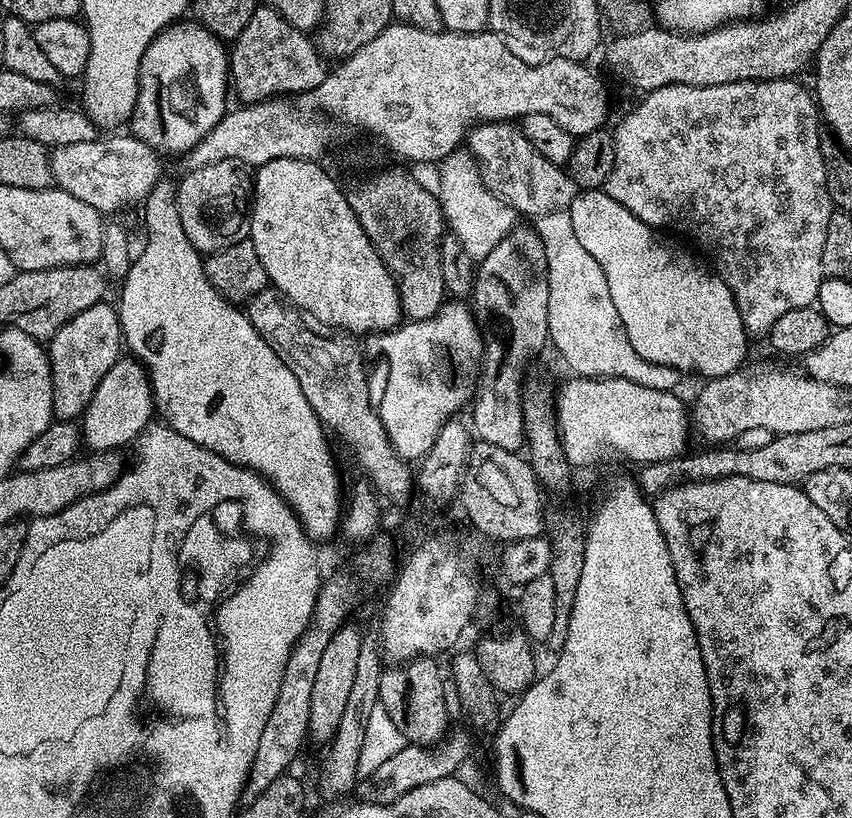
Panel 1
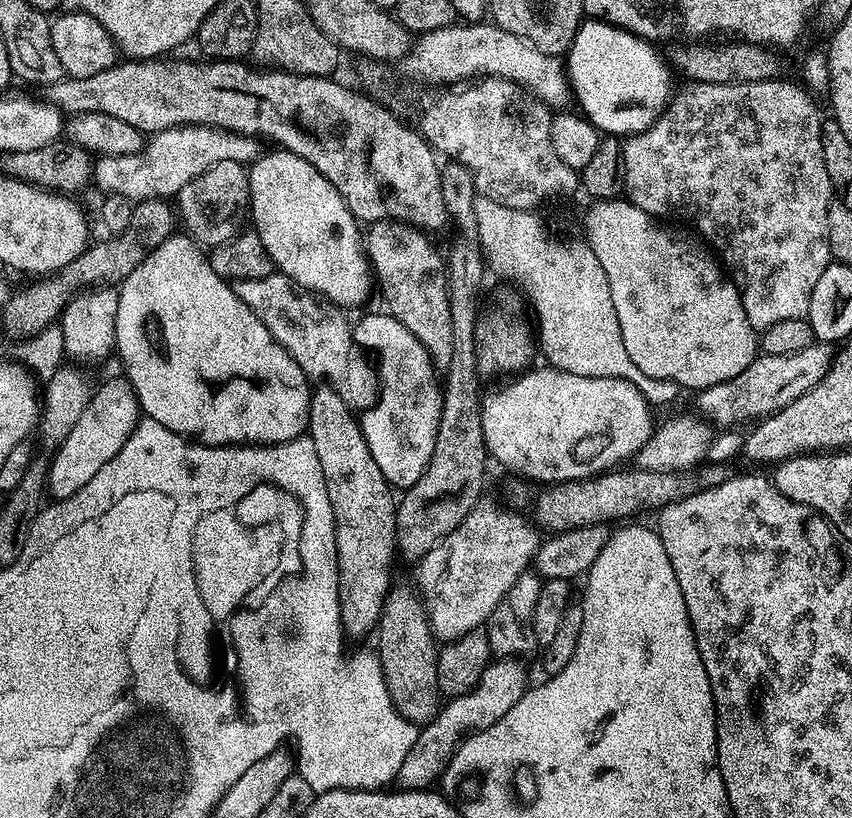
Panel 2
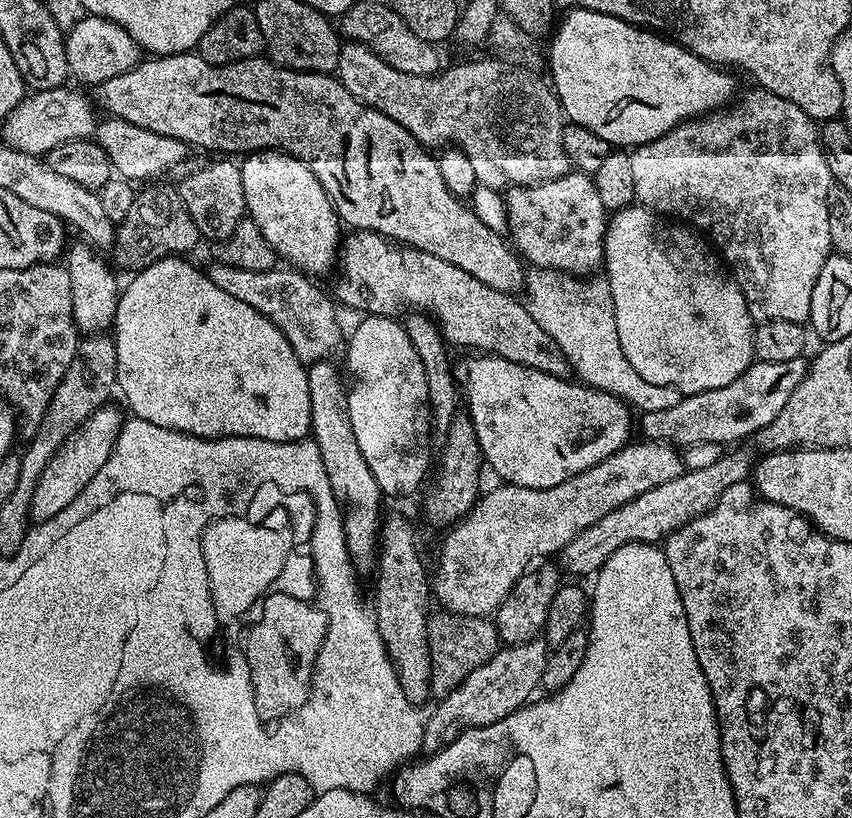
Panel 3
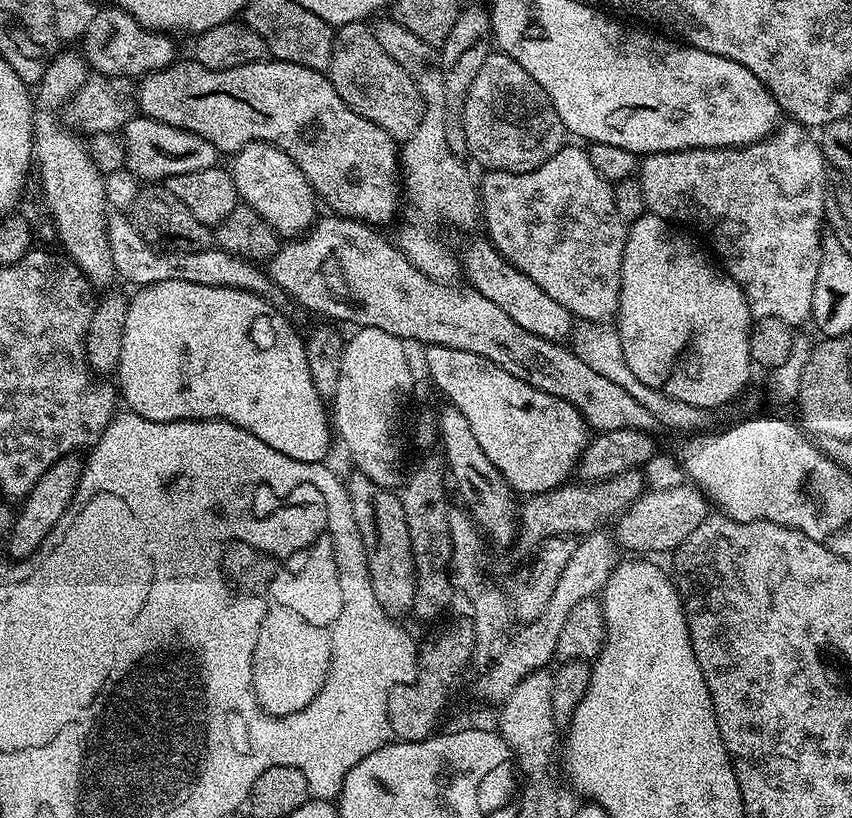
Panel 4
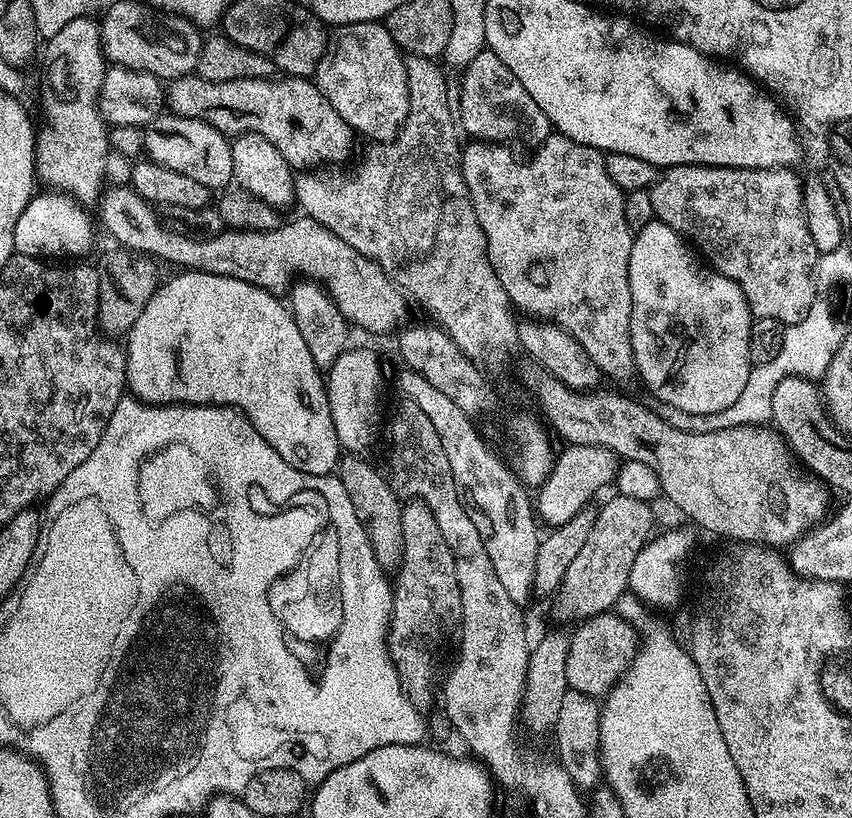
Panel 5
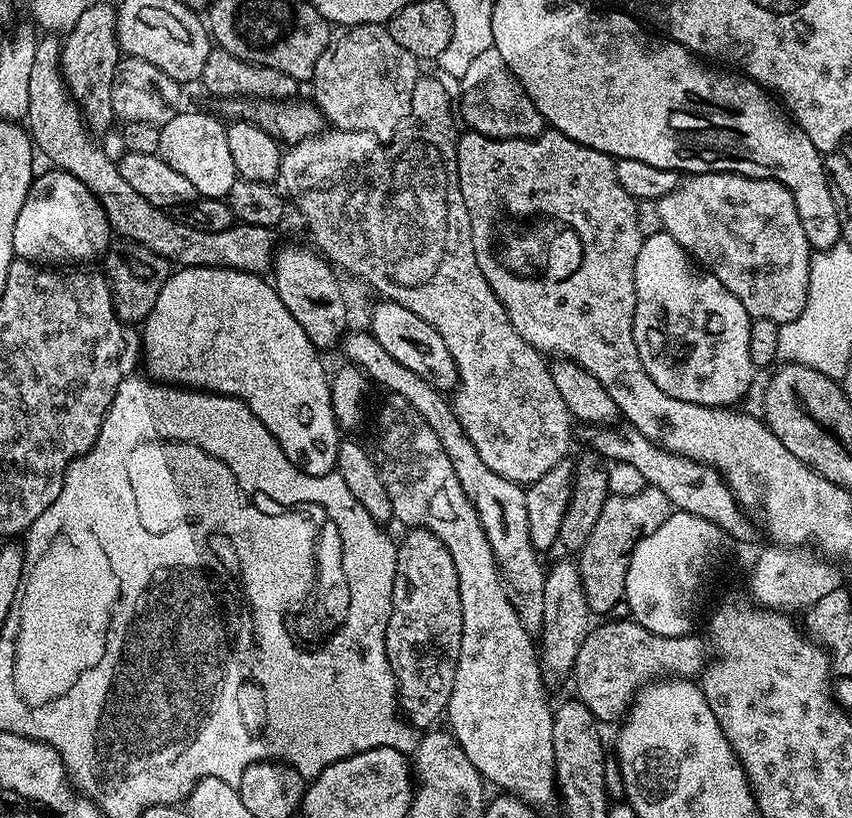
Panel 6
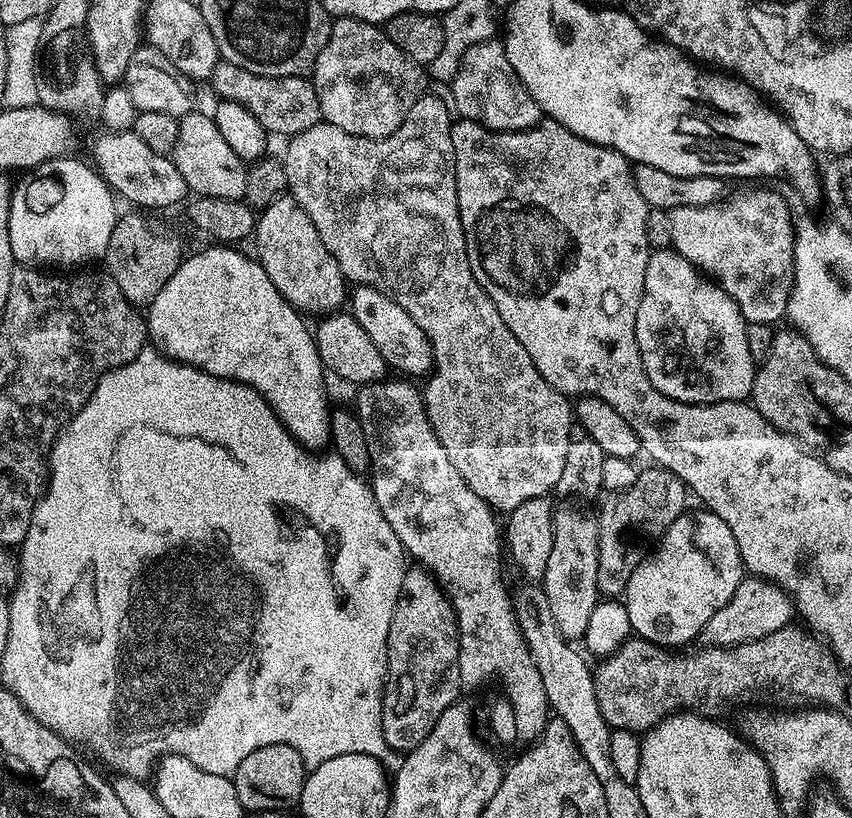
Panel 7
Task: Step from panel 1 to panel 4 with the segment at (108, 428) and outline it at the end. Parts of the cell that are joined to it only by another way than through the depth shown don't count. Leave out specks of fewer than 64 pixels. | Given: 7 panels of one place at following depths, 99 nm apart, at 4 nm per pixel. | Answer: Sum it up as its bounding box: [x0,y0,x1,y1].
[8,455,82,561]

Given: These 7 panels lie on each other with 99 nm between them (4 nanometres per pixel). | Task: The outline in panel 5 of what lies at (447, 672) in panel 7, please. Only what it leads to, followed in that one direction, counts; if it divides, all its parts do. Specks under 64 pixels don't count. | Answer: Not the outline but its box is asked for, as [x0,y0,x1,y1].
[388,498,464,710]

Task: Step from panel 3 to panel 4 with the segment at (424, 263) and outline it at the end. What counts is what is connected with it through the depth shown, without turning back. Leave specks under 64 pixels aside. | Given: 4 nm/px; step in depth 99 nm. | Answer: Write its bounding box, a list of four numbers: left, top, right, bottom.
[266,214,657,433]

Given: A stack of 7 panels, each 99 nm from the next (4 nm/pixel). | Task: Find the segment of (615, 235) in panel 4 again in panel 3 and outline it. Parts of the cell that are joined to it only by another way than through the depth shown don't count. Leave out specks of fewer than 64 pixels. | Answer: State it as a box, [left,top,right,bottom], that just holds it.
[504,170,610,278]

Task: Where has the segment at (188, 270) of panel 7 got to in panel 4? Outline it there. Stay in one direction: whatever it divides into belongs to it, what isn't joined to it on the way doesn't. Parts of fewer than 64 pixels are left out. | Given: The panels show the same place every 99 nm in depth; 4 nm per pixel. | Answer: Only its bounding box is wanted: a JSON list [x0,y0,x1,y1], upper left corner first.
[118,282,334,463]

